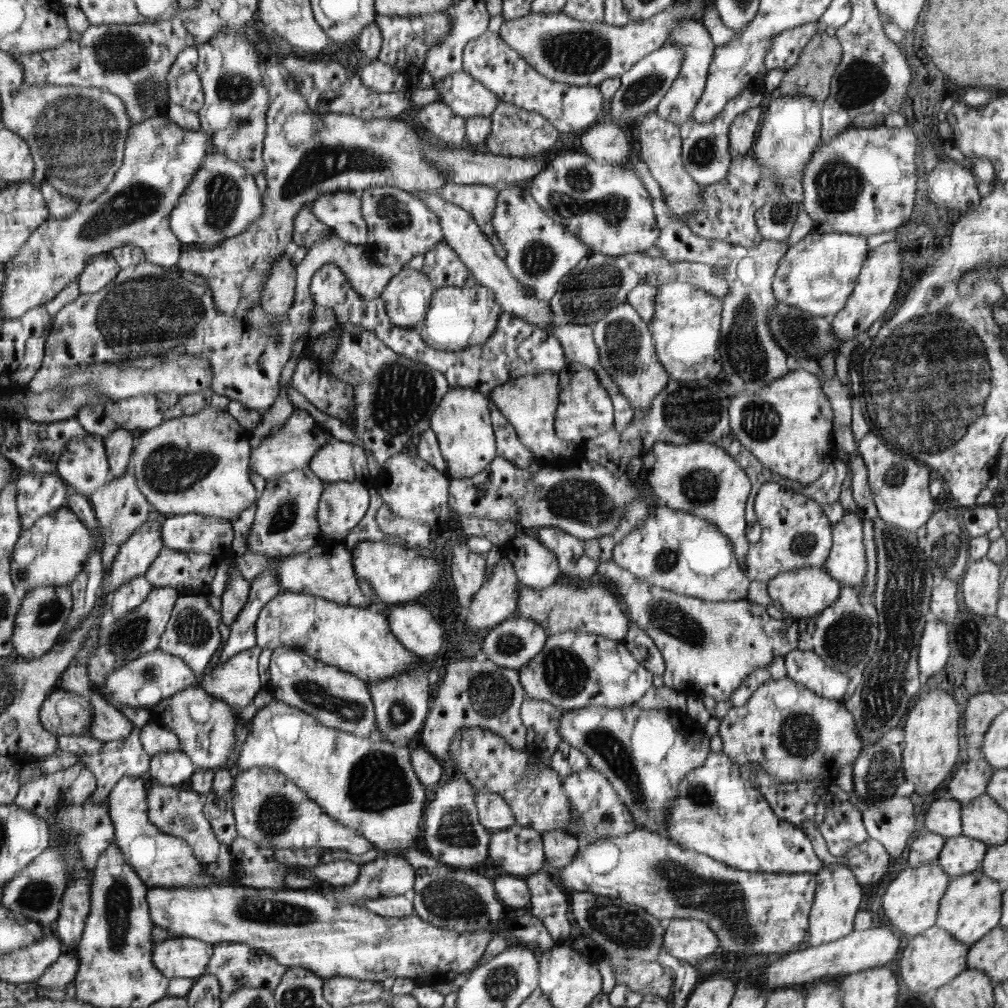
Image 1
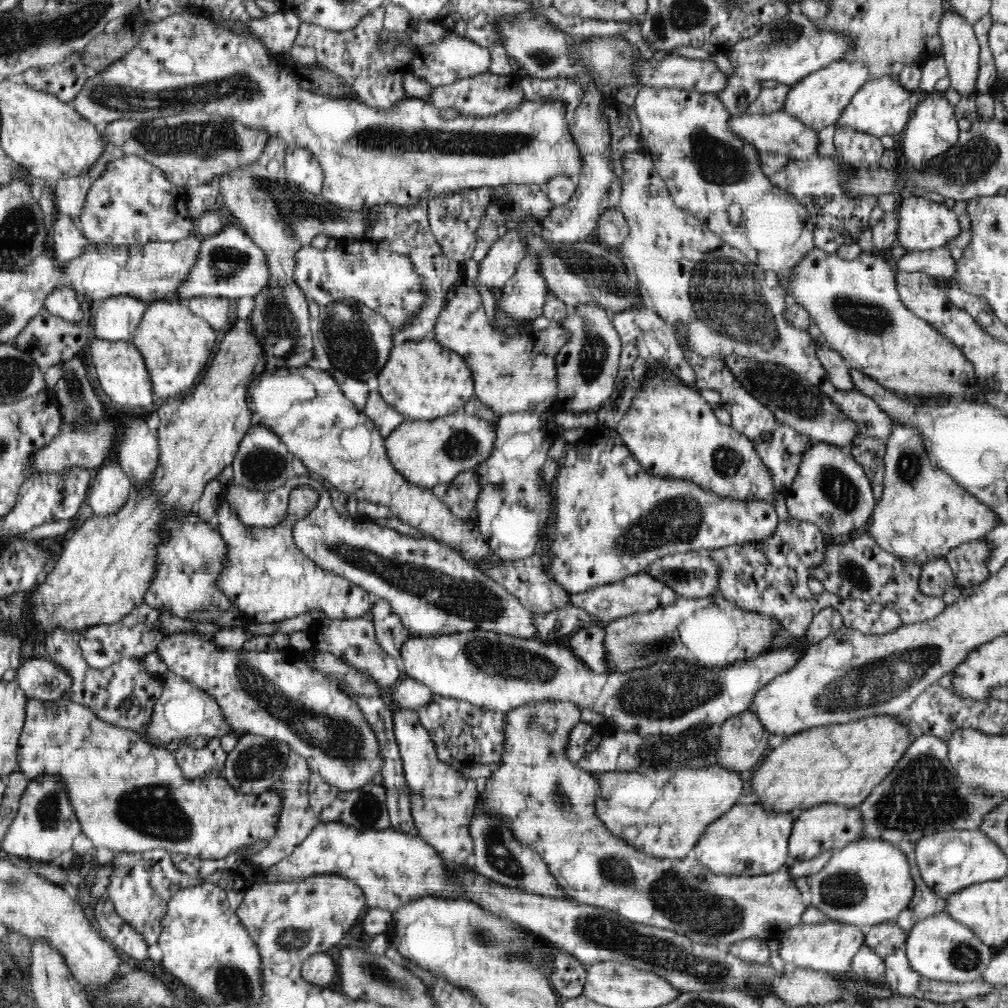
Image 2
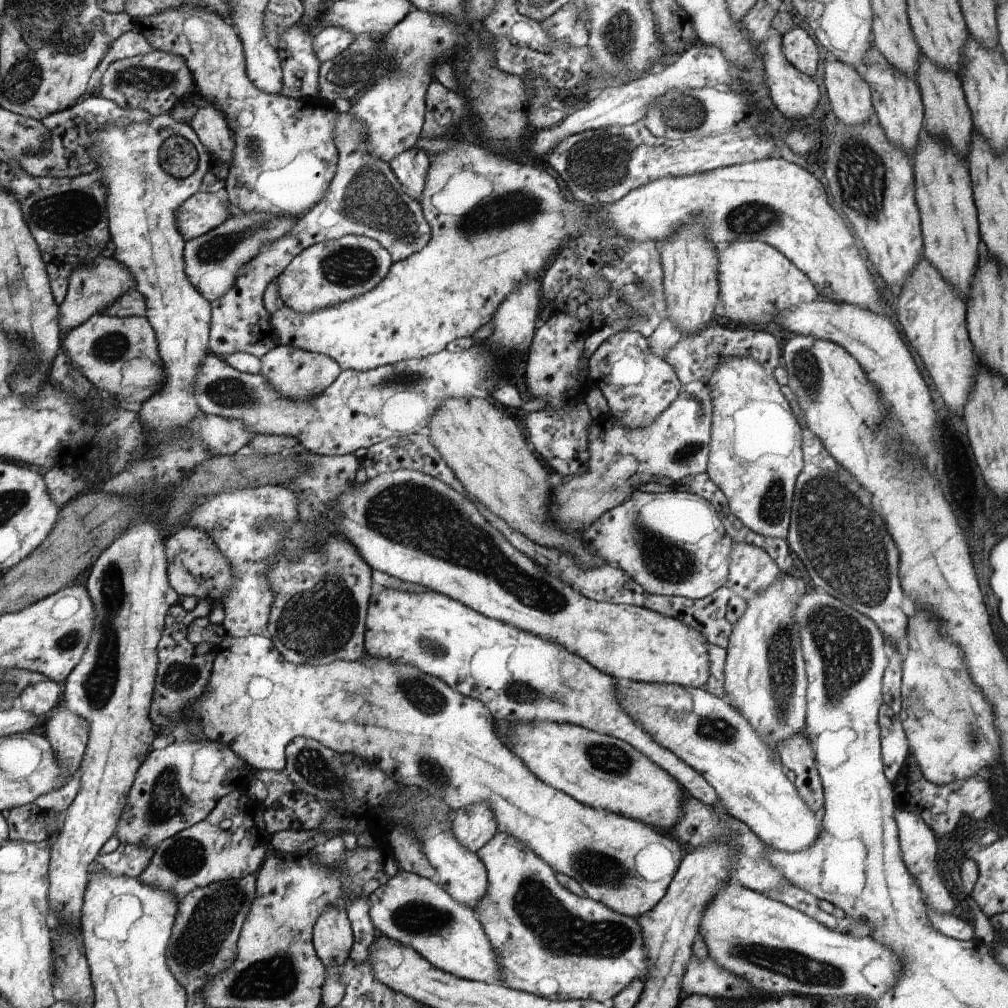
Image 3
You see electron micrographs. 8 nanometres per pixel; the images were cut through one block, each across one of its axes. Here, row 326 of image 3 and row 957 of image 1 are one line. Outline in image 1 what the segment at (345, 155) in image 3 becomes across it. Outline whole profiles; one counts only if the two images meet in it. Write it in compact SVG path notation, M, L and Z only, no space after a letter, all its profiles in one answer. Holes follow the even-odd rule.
M225 942L213 945L213 956L205 968L207 975L213 975L220 984L220 996L226 1000L230 994L242 988L266 988L276 990L287 966L269 955L264 949L250 948L247 944Z

